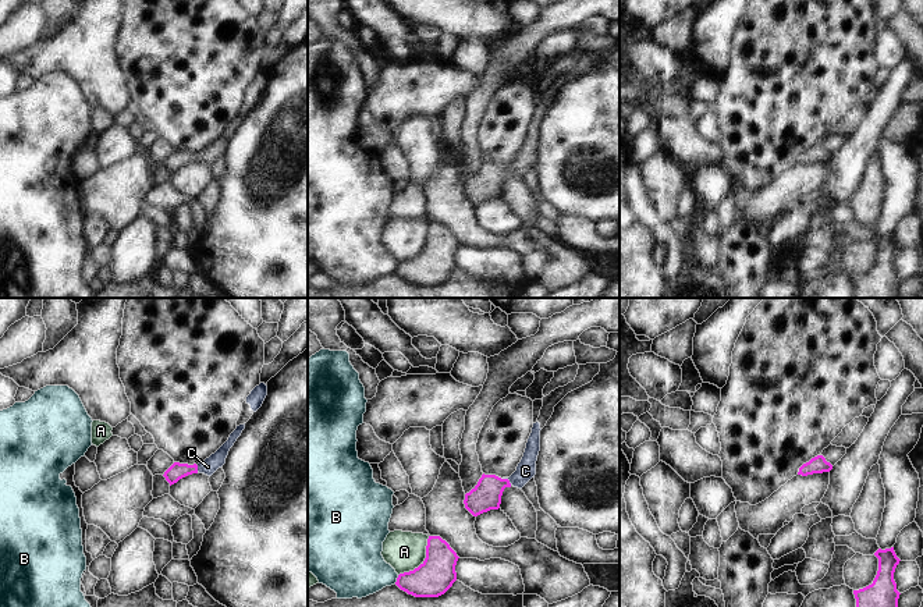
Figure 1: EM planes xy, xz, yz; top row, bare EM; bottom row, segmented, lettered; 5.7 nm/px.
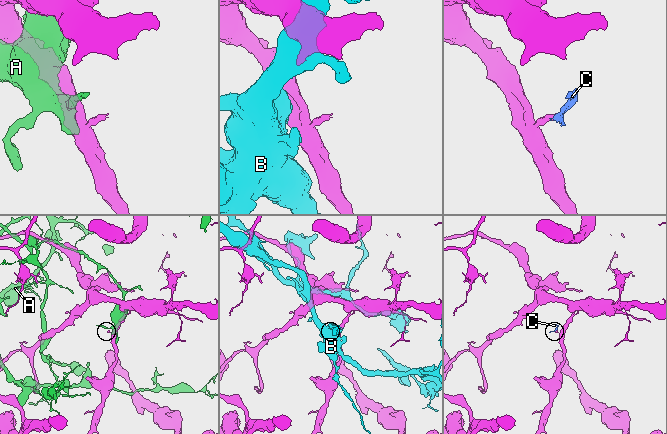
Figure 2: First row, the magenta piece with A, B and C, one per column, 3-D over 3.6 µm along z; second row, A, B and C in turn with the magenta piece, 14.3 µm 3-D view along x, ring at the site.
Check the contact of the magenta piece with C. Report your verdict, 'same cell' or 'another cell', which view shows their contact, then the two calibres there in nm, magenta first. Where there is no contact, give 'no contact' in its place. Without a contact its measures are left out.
same cell | xz | 170/110 nm

